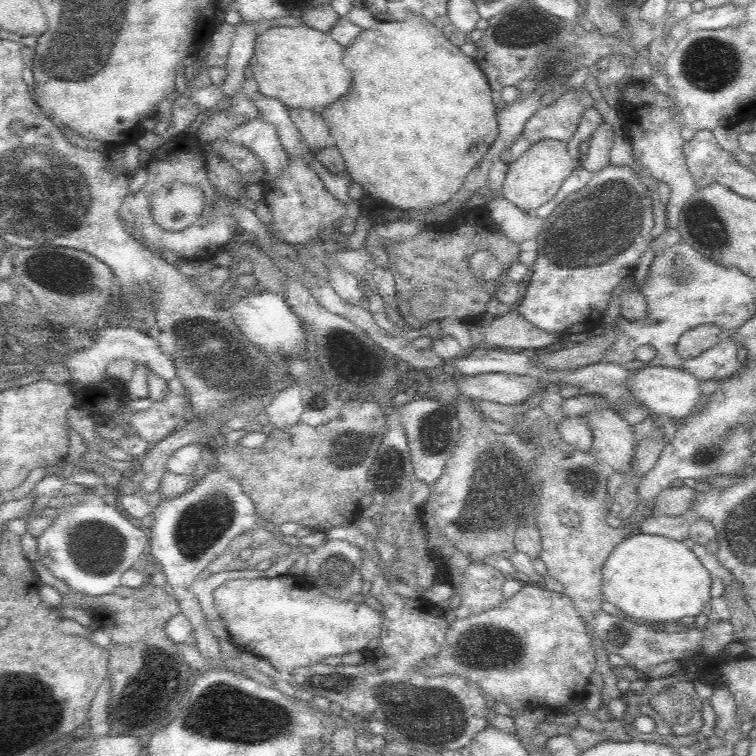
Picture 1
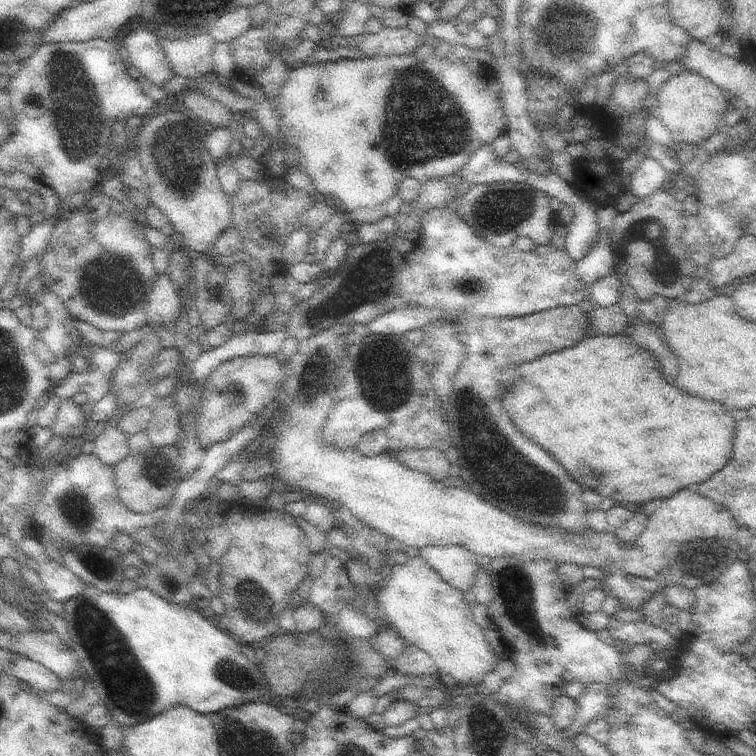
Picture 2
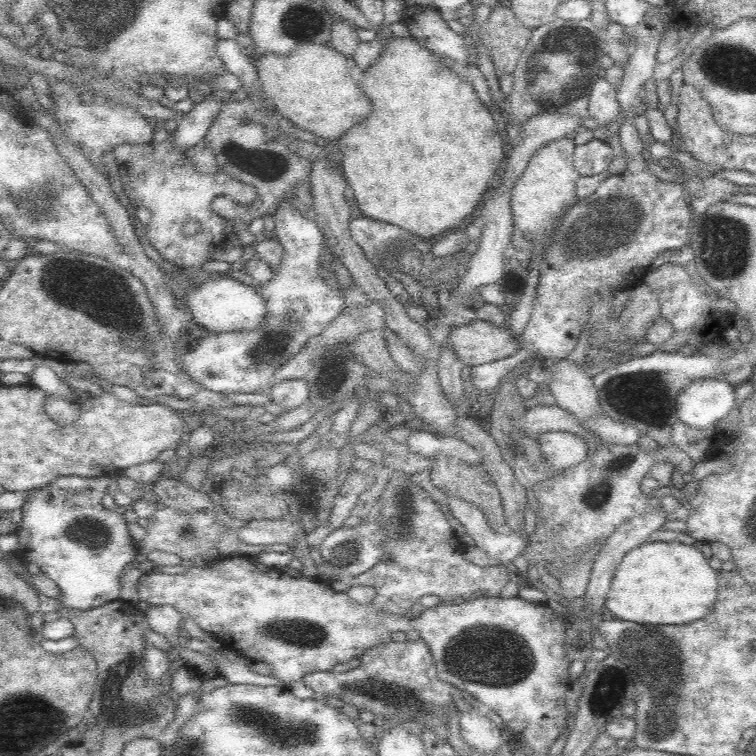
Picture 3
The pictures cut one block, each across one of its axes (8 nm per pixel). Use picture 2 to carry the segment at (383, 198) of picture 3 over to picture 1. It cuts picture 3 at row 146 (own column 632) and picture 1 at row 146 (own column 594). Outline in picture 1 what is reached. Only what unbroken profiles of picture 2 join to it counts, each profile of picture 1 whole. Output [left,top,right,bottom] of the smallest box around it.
[322,14,498,212]

